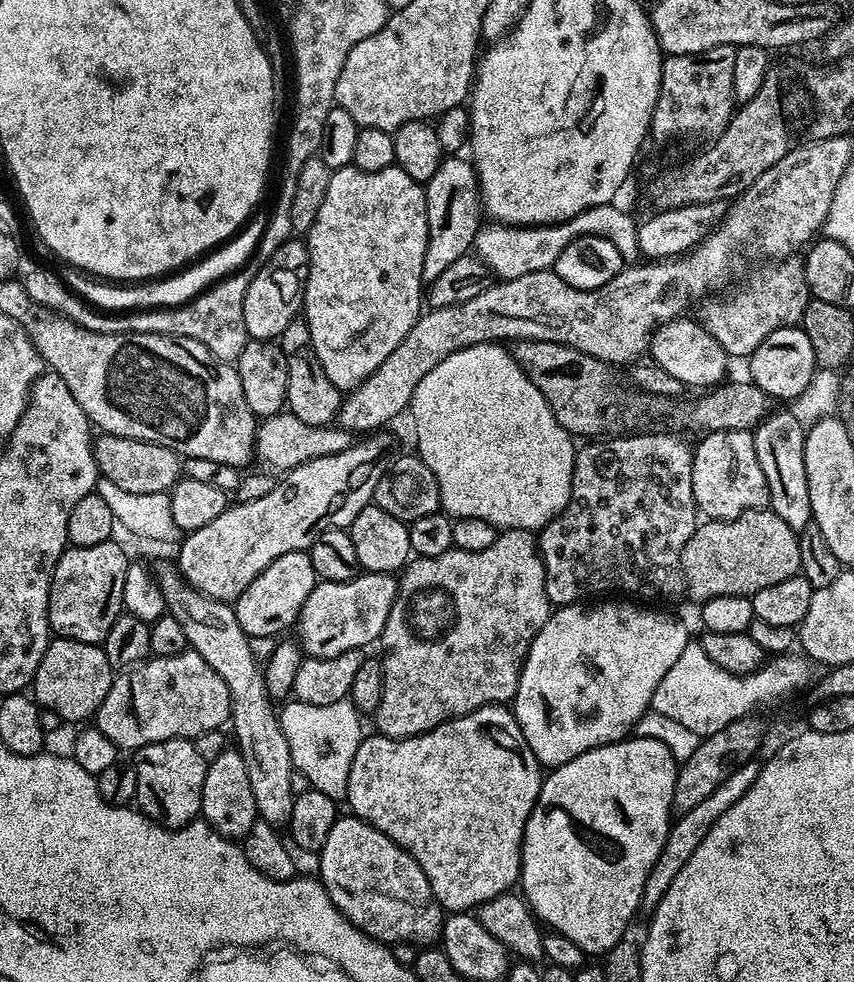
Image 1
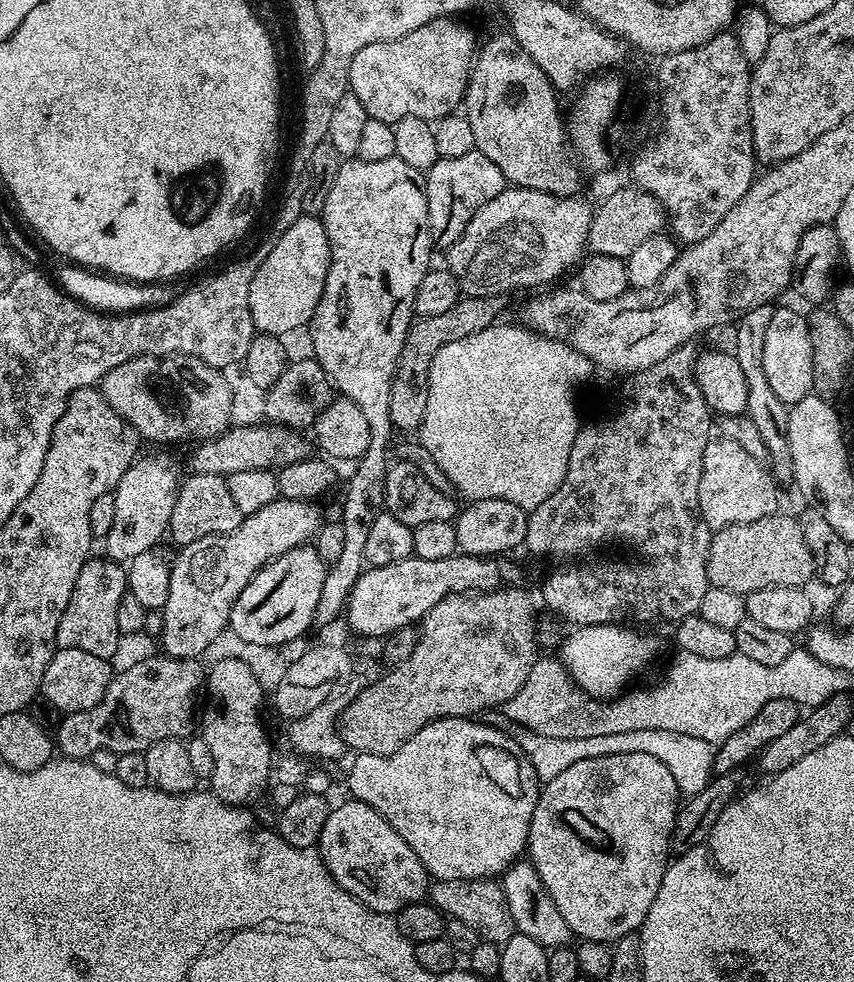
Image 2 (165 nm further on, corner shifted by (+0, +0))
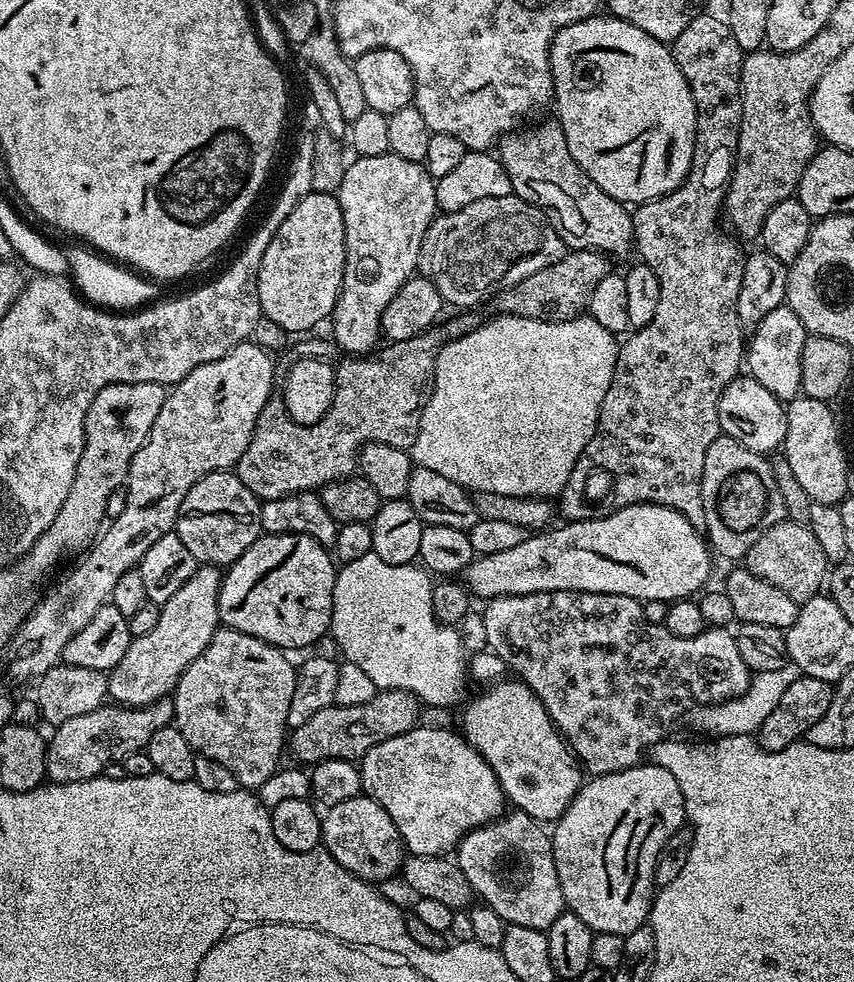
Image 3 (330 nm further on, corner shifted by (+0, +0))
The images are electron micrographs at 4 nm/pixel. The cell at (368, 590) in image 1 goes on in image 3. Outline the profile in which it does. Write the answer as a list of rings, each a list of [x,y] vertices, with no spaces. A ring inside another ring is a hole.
[[[627,504],[625,508],[619,508],[617,512],[611,512],[609,516],[594,518],[593,520],[573,520],[561,523],[561,525],[561,528],[552,526],[547,530],[540,530],[535,534],[530,534],[526,538],[526,542],[521,542],[521,544],[512,547],[510,550],[502,550],[502,554],[476,556],[472,563],[462,572],[469,593],[473,597],[481,596],[481,601],[484,602],[493,600],[495,596],[517,596],[518,594],[534,594],[535,592],[601,592],[602,594],[622,594],[641,602],[649,600],[671,602],[695,597],[707,585],[704,583],[707,582],[708,575],[712,572],[714,556],[706,543],[705,537],[694,526],[690,526],[688,519],[682,514],[678,514],[678,510],[667,508],[661,504]]]

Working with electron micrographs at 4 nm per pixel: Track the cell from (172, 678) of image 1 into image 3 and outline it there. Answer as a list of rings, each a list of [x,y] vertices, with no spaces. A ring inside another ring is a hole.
[[[168,698],[155,700],[141,708],[105,706],[90,710],[90,714],[70,718],[55,725],[53,732],[56,733],[47,737],[47,779],[53,784],[69,784],[101,775],[110,762],[122,762],[130,754],[145,751],[154,730],[162,730],[172,723],[172,701]]]

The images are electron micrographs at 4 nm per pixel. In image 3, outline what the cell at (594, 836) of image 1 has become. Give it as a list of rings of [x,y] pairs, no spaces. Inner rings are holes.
[[[641,762],[626,770],[585,779],[570,806],[550,828],[554,864],[567,911],[578,914],[578,918],[582,918],[593,933],[605,932],[625,937],[645,927],[652,910],[660,851],[685,824],[684,795],[682,790],[678,790],[678,782],[674,782],[674,774],[662,766]]]

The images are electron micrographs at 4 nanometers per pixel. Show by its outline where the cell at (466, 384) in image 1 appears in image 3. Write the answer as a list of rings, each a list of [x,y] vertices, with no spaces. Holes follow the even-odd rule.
[[[581,314],[575,320],[562,322],[546,322],[531,320],[521,316],[497,315],[496,320],[481,323],[480,327],[450,341],[436,355],[436,370],[430,381],[432,393],[428,395],[428,405],[422,414],[422,422],[416,431],[416,440],[412,443],[410,455],[419,467],[434,470],[434,474],[442,474],[450,478],[450,482],[458,482],[473,493],[489,492],[490,494],[510,494],[514,498],[527,496],[543,496],[545,498],[559,497],[560,491],[570,478],[570,470],[574,470],[574,462],[586,450],[590,438],[596,429],[596,423],[602,410],[602,398],[606,398],[606,390],[610,390],[610,382],[614,378],[616,358],[618,355],[618,340],[613,332],[598,326],[592,317]]]

